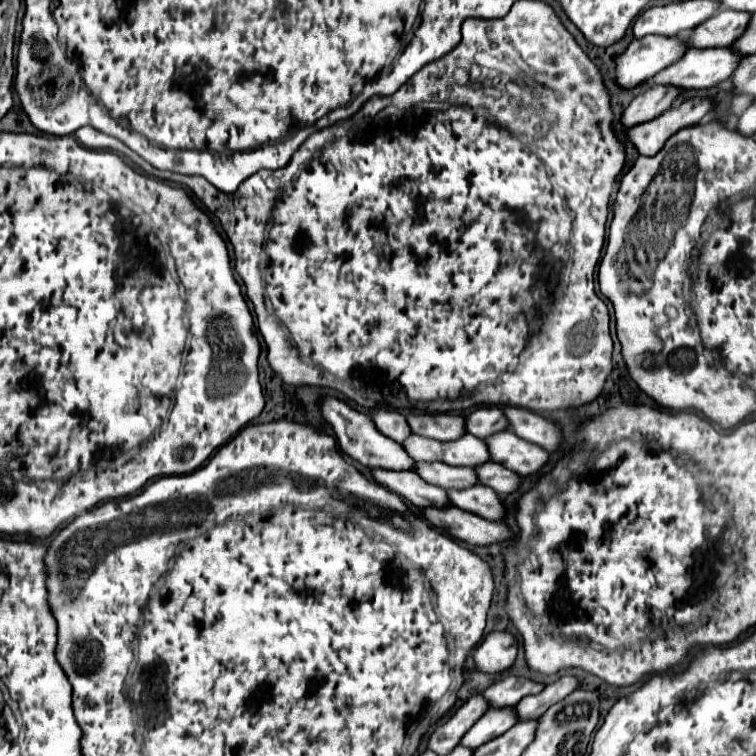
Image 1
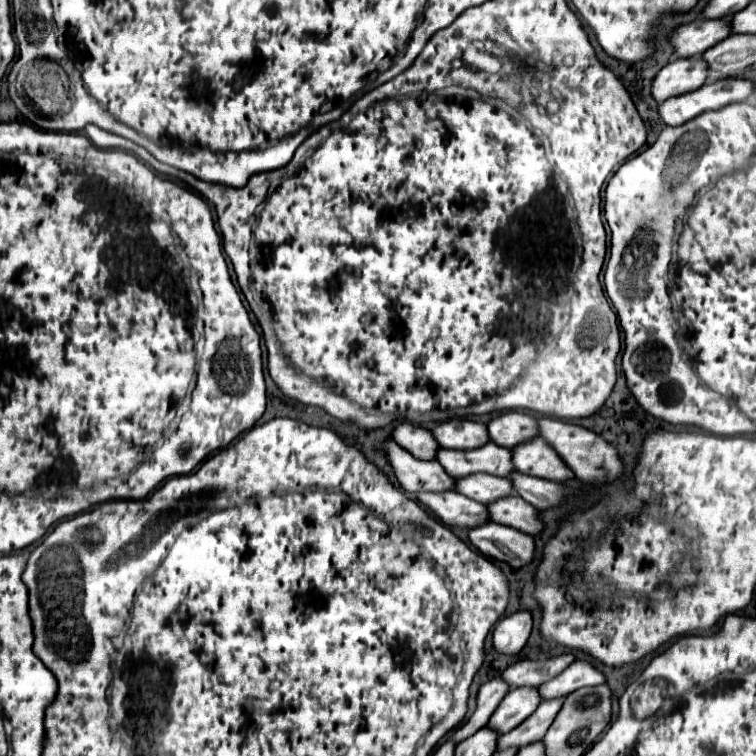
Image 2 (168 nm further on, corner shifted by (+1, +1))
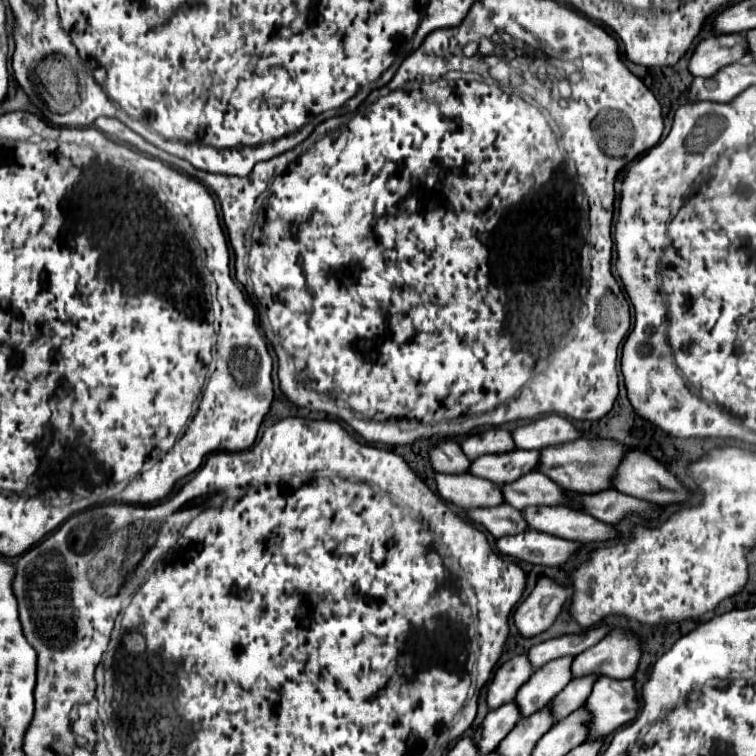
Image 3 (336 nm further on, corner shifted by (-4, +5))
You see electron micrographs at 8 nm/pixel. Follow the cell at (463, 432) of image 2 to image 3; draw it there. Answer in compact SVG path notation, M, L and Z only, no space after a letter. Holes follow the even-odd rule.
M489 427L485 431L471 433L465 439L461 439L459 445L471 461L487 453L503 453L503 451L515 449L511 433L503 427Z

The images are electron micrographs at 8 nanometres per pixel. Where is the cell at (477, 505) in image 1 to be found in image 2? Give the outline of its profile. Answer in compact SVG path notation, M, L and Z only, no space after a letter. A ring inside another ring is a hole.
M518 495L500 499L492 505L488 505L488 513L490 513L492 521L520 529L522 533L528 533L528 535L540 535L544 531L544 525L538 517L538 509L532 507L530 503L526 503Z

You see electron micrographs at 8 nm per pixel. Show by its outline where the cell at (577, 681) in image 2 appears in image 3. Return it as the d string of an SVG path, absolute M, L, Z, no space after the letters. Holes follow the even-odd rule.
M613 631L601 639L601 643L573 659L571 677L579 679L587 675L601 675L611 679L629 679L635 673L639 659L641 649L637 639L621 631Z

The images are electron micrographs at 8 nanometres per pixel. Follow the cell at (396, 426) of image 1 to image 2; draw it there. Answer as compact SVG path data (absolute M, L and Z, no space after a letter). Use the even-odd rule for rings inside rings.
M400 423L394 431L394 441L422 461L434 461L436 451L440 449L438 441L430 431L416 427L412 423Z

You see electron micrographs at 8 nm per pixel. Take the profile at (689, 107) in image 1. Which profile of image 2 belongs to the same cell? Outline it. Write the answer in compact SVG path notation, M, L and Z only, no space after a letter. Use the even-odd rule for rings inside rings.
M720 79L712 85L702 85L696 91L666 99L660 103L660 117L666 125L682 125L696 115L712 109L722 109L730 103L744 101L754 93L754 81L750 79Z

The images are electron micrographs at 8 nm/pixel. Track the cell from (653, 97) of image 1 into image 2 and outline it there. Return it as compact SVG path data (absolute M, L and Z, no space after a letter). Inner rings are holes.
M702 57L676 59L668 63L654 79L652 95L658 103L688 91L696 91L706 83L708 63Z

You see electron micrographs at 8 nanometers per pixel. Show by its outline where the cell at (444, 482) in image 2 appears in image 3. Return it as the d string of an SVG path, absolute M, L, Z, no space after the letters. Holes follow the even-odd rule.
M435 473L437 493L463 509L469 507L493 507L503 503L501 491L495 483L475 477L471 473Z

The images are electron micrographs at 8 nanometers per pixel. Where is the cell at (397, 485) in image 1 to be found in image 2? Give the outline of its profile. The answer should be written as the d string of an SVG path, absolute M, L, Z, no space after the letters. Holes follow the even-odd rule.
M444 491L444 493L420 493L418 499L430 507L442 523L450 527L480 527L482 523L490 521L488 509L484 503L472 501L456 491Z

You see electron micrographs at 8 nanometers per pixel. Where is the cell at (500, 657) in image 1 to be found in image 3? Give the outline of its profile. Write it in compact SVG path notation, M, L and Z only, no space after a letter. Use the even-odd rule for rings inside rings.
M547 577L539 579L533 593L513 613L513 621L519 635L535 637L541 631L549 629L557 619L565 599L567 599L567 591L561 585L553 583Z

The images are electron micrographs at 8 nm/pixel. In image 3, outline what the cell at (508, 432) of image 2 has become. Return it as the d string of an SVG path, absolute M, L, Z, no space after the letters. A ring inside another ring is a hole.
M543 415L533 423L519 425L511 431L515 447L519 449L543 449L545 445L557 445L579 437L575 425L561 415Z

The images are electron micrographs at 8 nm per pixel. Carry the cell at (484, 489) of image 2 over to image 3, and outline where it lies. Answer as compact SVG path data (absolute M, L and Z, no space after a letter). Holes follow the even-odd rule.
M539 471L525 473L513 483L503 483L501 491L505 503L519 511L529 505L567 505L563 503L561 487Z

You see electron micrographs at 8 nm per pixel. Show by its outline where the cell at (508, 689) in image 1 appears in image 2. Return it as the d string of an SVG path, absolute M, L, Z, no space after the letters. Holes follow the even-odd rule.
M562 653L558 657L550 657L544 661L520 659L514 665L510 665L502 677L510 687L524 687L524 685L538 687L556 677L558 673L562 673L574 659L576 657L572 653Z

